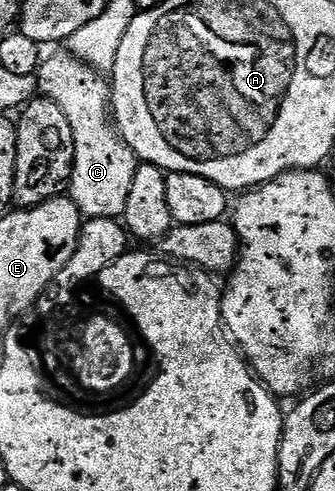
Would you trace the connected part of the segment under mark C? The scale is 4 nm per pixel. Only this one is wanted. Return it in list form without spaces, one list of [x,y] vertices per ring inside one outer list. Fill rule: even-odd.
[[[67,50],[46,57],[39,65],[36,78],[38,93],[61,106],[72,127],[74,168],[68,184],[68,197],[84,219],[120,219],[129,200],[139,159],[115,127],[110,111],[108,79]]]

